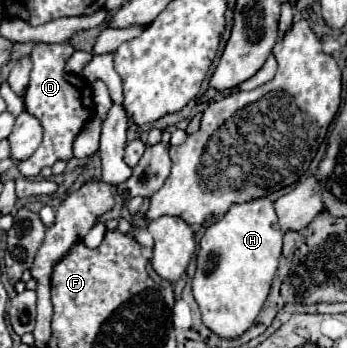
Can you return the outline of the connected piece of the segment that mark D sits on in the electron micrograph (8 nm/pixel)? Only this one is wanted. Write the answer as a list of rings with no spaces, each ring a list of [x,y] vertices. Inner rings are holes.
[[[70,42],[62,44],[36,44],[30,52],[32,60],[32,72],[30,72],[30,86],[24,95],[24,106],[28,114],[40,120],[44,138],[42,144],[36,148],[36,152],[18,164],[20,176],[32,178],[36,176],[44,166],[52,166],[58,160],[70,160],[72,158],[72,144],[84,124],[94,116],[94,102],[92,102],[92,88],[90,82],[84,76],[68,74],[64,70],[64,64],[72,56],[74,46]],[[66,104],[66,114],[64,114]]]

